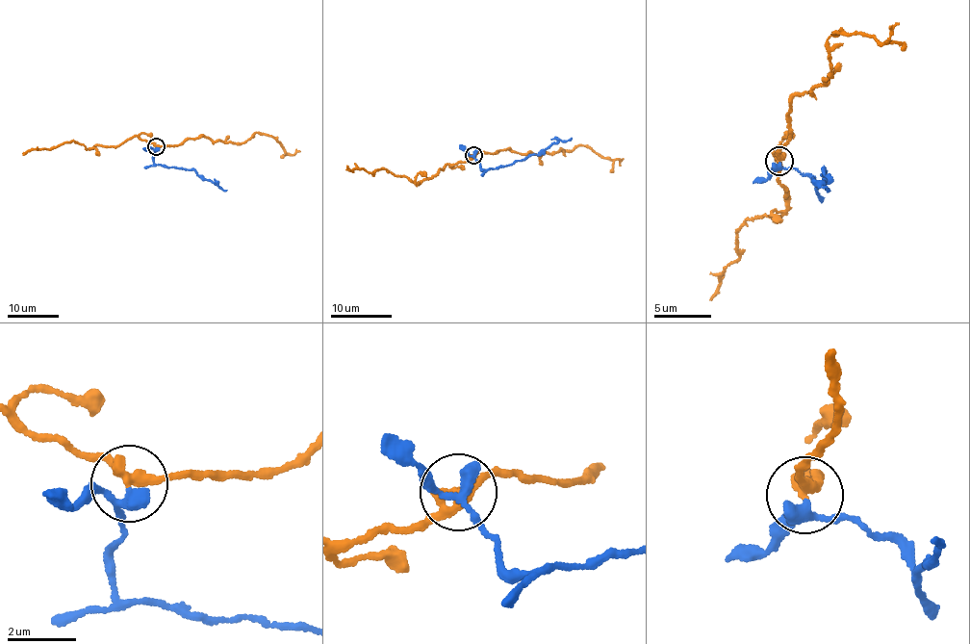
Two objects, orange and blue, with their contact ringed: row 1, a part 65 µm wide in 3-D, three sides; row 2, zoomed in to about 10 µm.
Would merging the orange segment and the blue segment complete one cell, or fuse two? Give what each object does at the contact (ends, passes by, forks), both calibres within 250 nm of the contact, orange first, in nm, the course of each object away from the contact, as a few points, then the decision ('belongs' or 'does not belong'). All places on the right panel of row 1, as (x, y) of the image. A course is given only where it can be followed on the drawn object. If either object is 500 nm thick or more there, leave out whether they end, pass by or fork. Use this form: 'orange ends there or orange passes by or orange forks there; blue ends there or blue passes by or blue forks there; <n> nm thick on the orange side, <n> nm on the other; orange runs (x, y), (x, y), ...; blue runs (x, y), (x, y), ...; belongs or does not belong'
orange passes by; blue passes by; 320 nm thick on the orange side, 320 nm on the other; orange runs (779, 162), (795, 95), (813, 92), (833, 69), (831, 35), (842, 29), (882, 43), (899, 22); blue runs (779, 162), (804, 174), (817, 187), (825, 182), (826, 168), (821, 186), (826, 190); does not belong

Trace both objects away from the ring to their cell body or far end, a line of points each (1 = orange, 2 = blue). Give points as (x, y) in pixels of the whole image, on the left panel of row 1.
1: (156, 147), (202, 135), (243, 143), (257, 132), (276, 138), (285, 153), (295, 149)
2: (156, 147), (154, 164), (192, 169), (226, 190)

